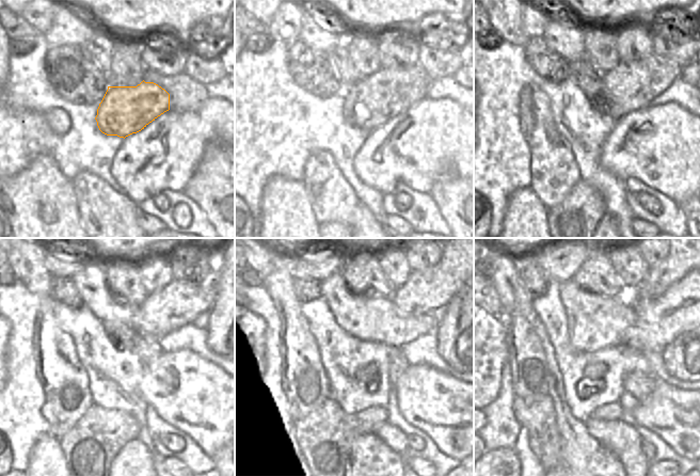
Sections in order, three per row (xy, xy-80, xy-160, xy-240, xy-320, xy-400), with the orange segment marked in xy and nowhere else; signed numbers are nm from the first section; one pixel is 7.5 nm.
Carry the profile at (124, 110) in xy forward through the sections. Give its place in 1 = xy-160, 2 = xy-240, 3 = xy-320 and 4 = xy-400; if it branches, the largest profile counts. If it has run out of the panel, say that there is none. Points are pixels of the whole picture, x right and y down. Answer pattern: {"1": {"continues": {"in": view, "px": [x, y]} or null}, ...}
{"1": {"continues": {"in": "xy-160", "px": [631, 85]}}, "2": {"continues": {"in": "xy-240", "px": [178, 303]}}, "3": {"continues": {"in": "xy-320", "px": [429, 290]}}, "4": {"continues": {"in": "xy-400", "px": [681, 259]}}}

